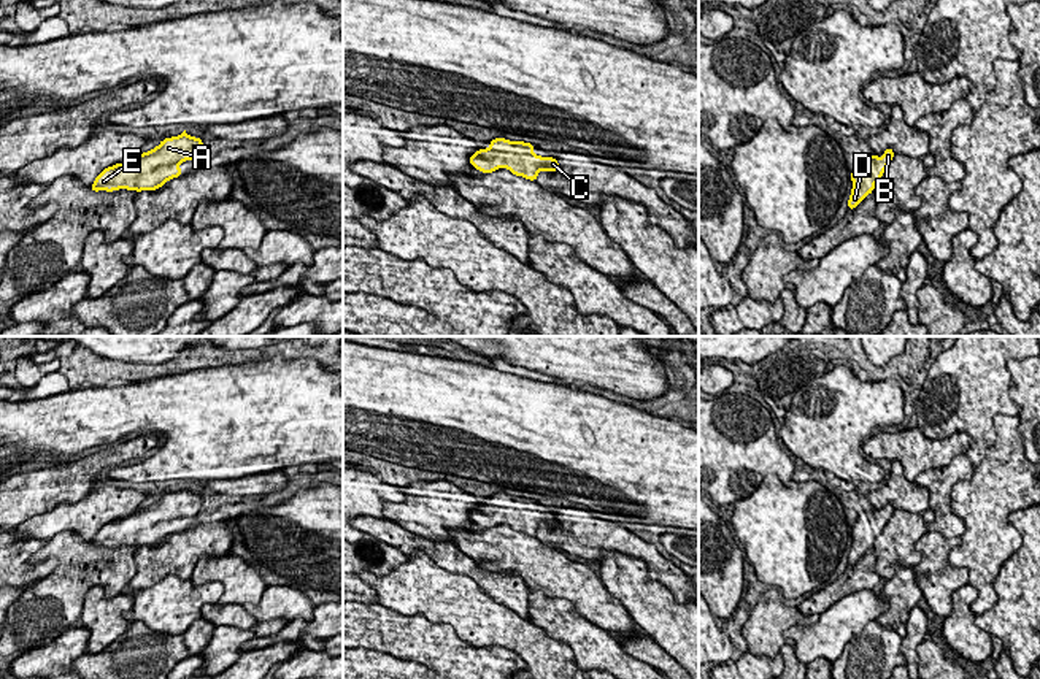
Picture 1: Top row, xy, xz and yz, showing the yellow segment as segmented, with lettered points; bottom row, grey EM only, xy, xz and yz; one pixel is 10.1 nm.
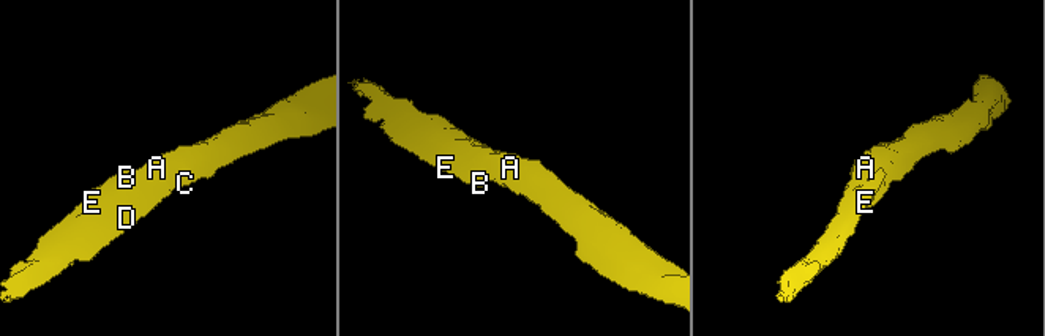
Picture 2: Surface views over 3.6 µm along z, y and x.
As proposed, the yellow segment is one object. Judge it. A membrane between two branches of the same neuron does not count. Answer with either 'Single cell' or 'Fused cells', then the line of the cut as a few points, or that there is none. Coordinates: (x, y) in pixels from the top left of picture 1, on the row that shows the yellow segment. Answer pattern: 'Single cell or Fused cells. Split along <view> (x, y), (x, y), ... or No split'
Single cell. No split

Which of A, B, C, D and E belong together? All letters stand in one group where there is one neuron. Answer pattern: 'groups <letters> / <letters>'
groups A B C D E

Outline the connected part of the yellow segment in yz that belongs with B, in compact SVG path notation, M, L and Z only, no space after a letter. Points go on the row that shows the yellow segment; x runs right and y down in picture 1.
M888 148L883 155L865 155L857 162L851 171L853 189L848 200L848 209L854 209L869 194L873 192L875 184L881 179L884 170L894 159L894 151Z

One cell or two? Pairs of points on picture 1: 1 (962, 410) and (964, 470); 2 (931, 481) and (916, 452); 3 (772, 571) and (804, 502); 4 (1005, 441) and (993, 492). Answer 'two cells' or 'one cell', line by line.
1: two cells
2: two cells
3: one cell
4: one cell

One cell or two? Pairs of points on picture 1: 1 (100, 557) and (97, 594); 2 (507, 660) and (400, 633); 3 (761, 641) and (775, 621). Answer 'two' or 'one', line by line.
1: two
2: one
3: one

